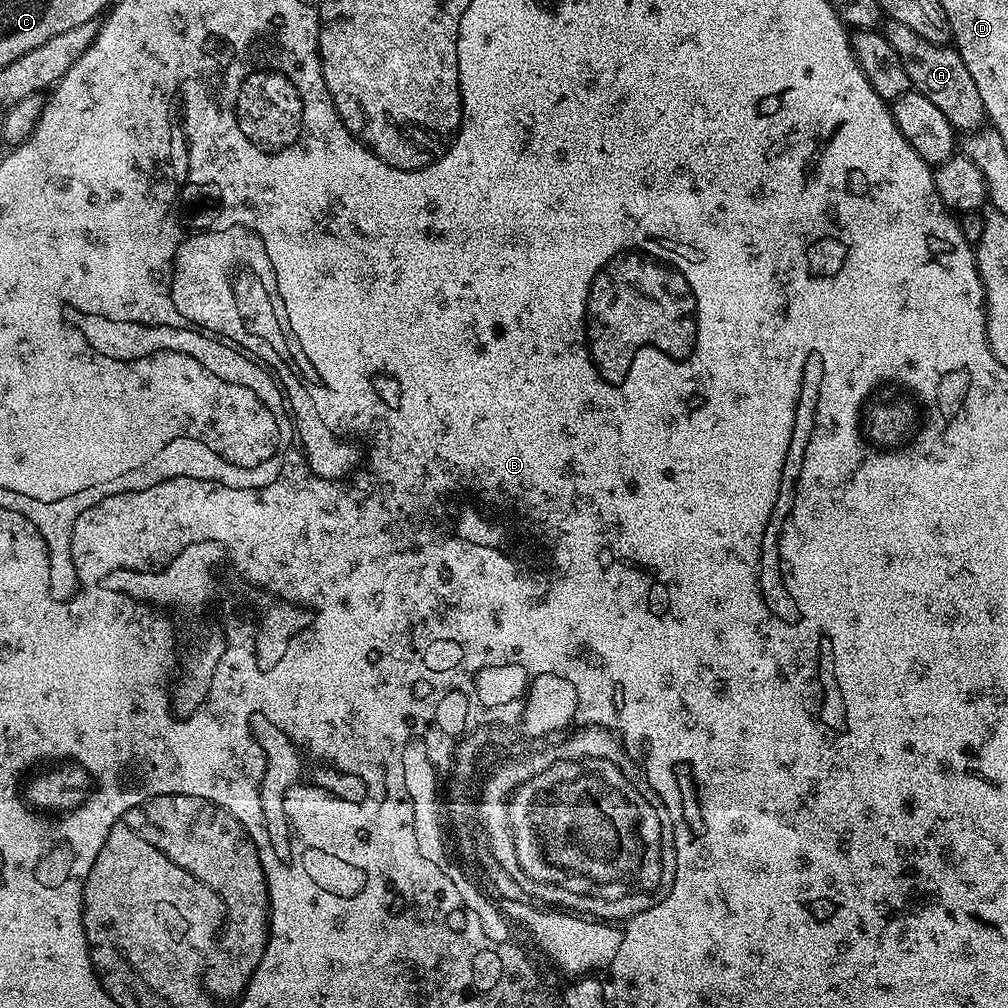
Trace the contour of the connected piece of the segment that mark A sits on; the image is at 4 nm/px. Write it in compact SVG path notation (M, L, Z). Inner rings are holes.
M888 20L883 25L882 34L888 39L890 46L894 46L898 58L902 58L902 66L906 69L912 88L929 98L946 115L946 120L956 131L972 134L985 125L987 116L982 96L978 94L974 77L970 75L970 70L966 70L966 62L962 62L955 47L926 42L922 34L914 34L910 26L902 26L902 22L893 20Z

